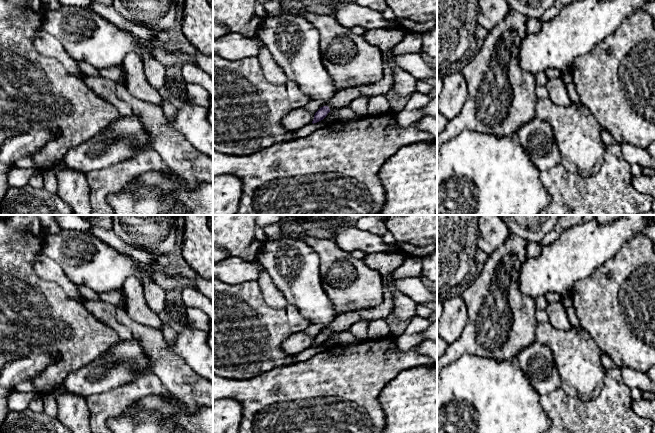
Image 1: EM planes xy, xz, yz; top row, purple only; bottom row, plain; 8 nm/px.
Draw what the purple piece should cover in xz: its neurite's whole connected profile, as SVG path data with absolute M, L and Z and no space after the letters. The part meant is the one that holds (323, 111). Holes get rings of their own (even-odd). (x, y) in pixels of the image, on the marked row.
M400 26L394 29L376 28L366 30L364 33L365 39L370 44L377 46L383 53L384 74L382 79L372 84L337 90L336 94L332 97L329 103L321 107L315 113L312 123L314 124L323 120L332 110L348 106L351 101L360 96L370 98L373 96L385 95L390 92L393 86L393 74L388 58L393 56L394 47L409 33L411 32Z

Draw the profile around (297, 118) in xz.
M304 107L291 109L282 119L282 125L290 131L296 131L314 119L314 112L307 111Z

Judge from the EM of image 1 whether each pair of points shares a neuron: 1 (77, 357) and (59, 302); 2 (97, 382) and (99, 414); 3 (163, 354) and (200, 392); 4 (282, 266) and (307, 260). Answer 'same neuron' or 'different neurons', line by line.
1: same neuron
2: different neurons
3: same neuron
4: same neuron

